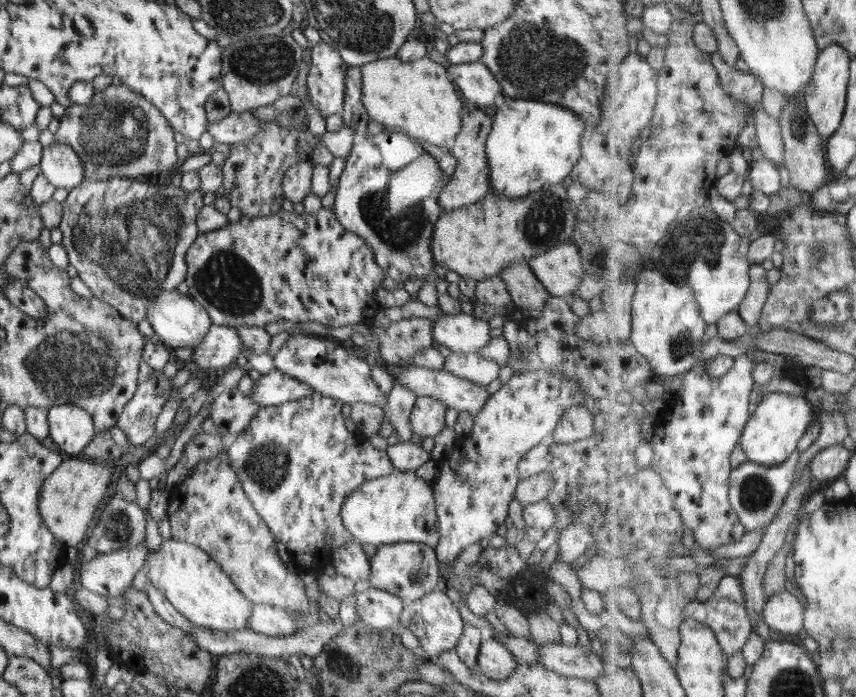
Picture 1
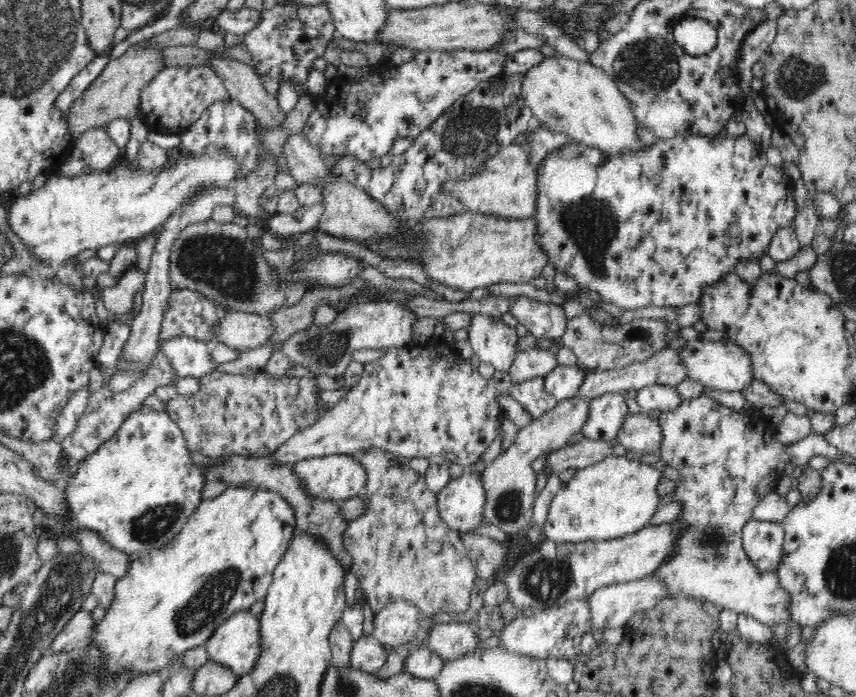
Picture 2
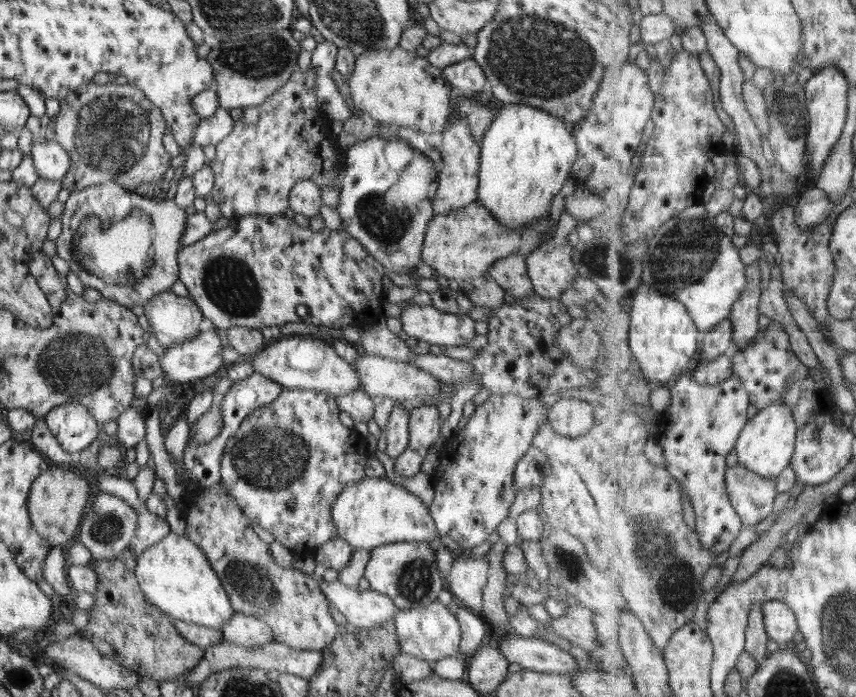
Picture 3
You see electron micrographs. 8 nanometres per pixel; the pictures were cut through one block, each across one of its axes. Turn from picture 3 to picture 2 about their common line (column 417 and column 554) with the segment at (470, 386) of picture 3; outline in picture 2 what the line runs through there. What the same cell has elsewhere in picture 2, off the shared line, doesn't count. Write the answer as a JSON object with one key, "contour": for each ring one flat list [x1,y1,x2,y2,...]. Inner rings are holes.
{"contour":[[536,346,518,352,509,368,509,374,515,385,534,377,544,378,556,365,557,355]]}

